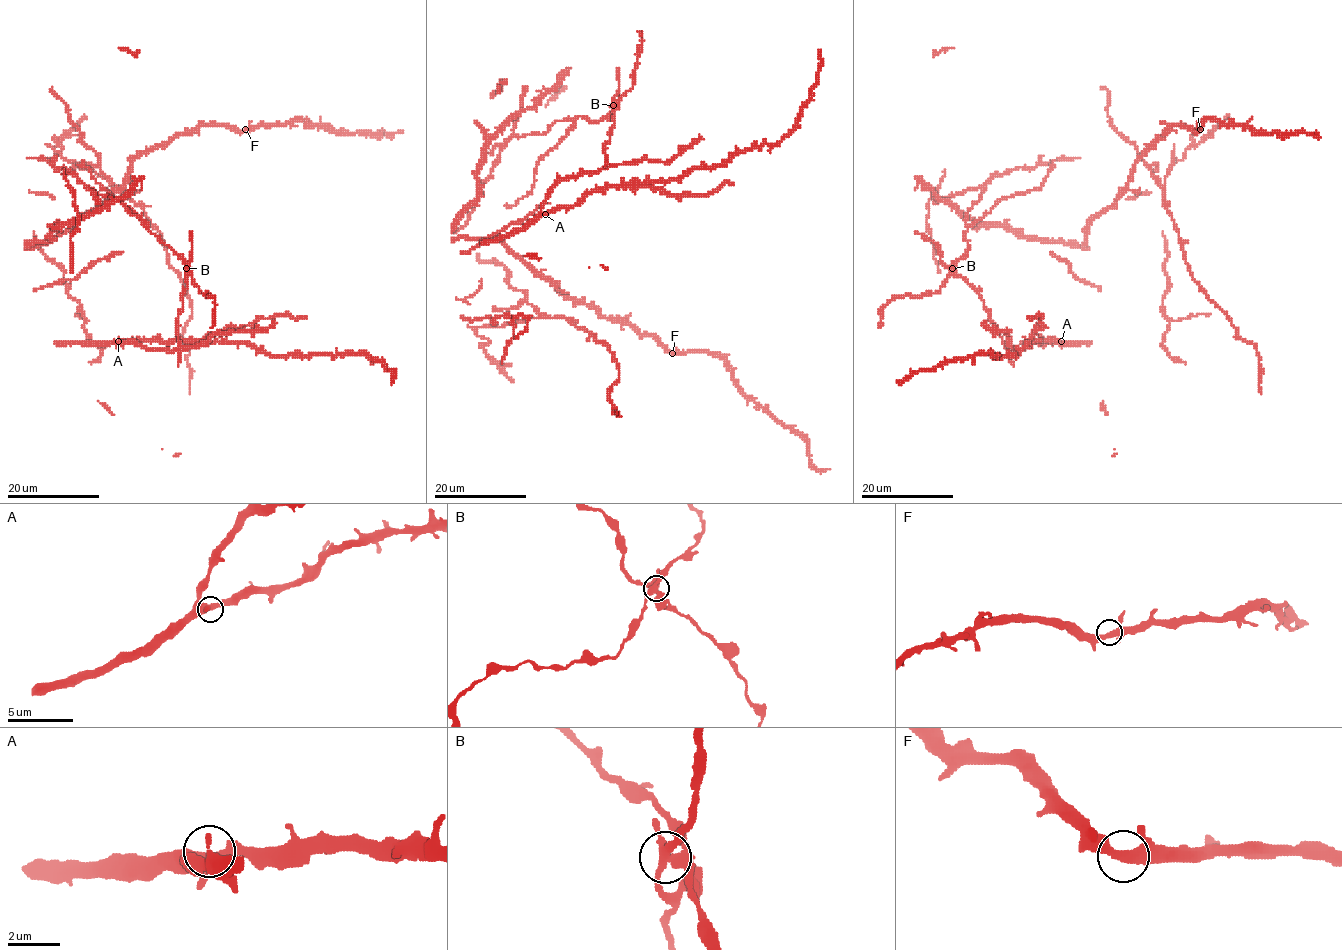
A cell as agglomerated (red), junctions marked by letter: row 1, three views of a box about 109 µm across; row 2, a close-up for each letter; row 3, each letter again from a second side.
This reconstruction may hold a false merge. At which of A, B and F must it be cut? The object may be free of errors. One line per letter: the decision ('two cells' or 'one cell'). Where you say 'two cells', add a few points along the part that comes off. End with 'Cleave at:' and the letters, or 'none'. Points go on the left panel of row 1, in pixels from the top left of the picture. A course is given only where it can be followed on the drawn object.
A: one cell
B: two cells | (185, 268), (187, 288), (176, 322), (177, 367)
F: one cell
Cleave at: B

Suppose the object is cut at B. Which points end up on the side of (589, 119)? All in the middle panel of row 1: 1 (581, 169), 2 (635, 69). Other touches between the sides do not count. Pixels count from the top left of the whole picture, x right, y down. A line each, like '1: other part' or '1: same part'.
1: same part
2: same part

